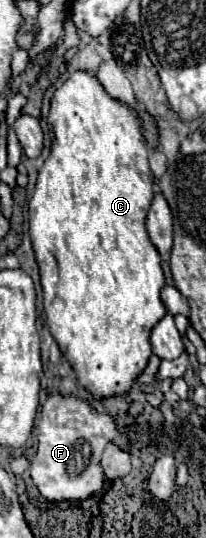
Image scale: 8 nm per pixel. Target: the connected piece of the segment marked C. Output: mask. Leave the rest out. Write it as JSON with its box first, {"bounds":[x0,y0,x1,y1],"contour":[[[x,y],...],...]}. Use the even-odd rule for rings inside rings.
{"bounds":[29,71,167,399],"contour":[[[85,71],[73,73],[53,95],[51,99],[51,111],[49,111],[49,123],[53,125],[53,145],[51,145],[51,155],[47,157],[45,165],[39,171],[39,179],[35,185],[35,193],[29,201],[29,233],[35,249],[35,257],[39,263],[41,271],[41,287],[43,287],[43,303],[45,303],[45,315],[47,315],[47,325],[49,331],[59,345],[61,353],[67,357],[71,367],[77,371],[79,383],[95,397],[95,399],[107,399],[109,395],[125,395],[131,391],[133,383],[137,381],[137,375],[147,367],[149,357],[151,357],[151,343],[149,335],[151,329],[167,315],[167,309],[161,301],[161,289],[165,287],[165,277],[161,269],[161,257],[157,247],[153,247],[147,229],[145,229],[145,217],[153,201],[153,173],[149,169],[147,161],[147,147],[139,129],[139,121],[133,117],[133,109],[111,99],[107,91],[101,87],[101,83]]]}

